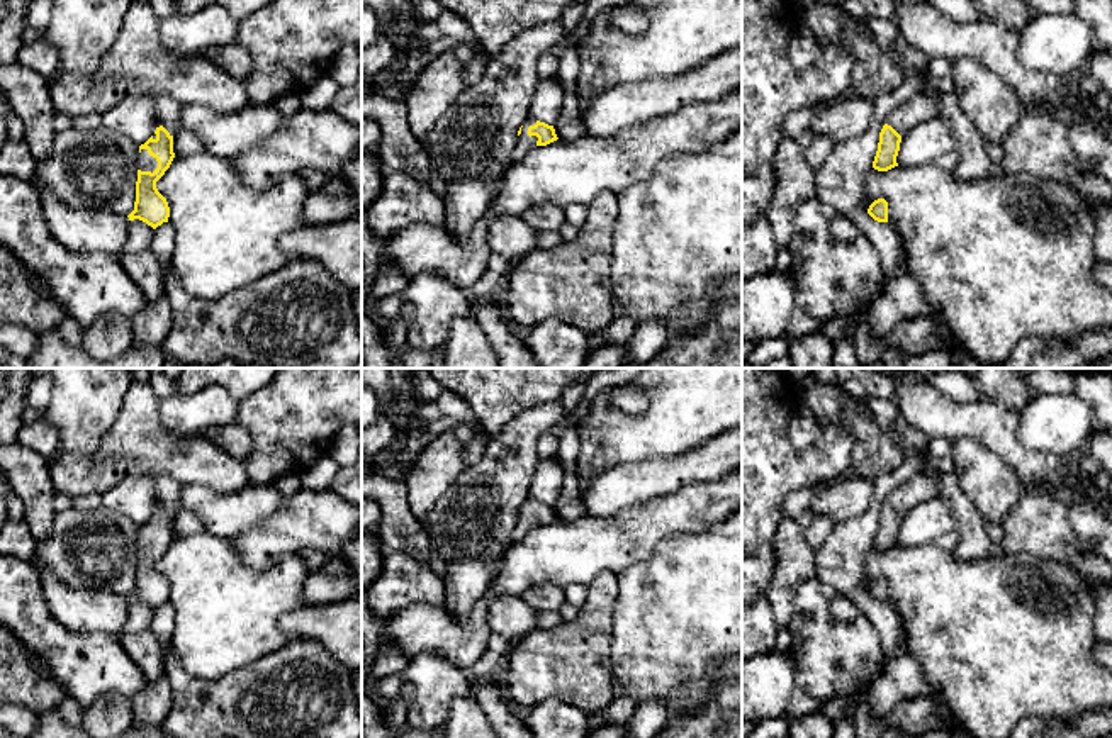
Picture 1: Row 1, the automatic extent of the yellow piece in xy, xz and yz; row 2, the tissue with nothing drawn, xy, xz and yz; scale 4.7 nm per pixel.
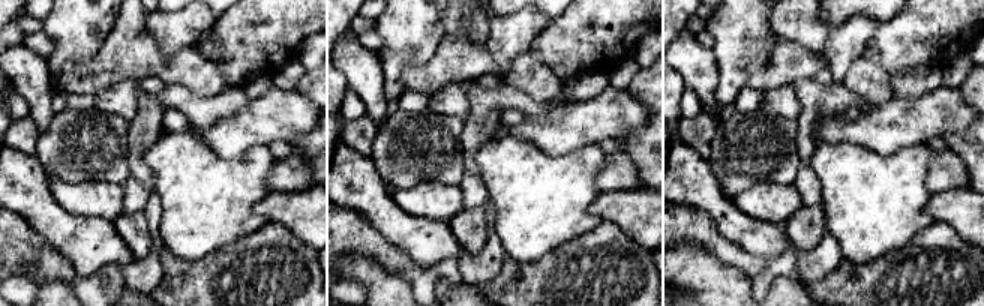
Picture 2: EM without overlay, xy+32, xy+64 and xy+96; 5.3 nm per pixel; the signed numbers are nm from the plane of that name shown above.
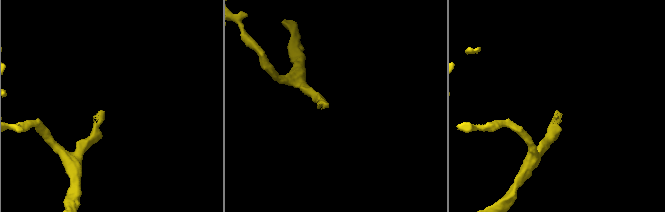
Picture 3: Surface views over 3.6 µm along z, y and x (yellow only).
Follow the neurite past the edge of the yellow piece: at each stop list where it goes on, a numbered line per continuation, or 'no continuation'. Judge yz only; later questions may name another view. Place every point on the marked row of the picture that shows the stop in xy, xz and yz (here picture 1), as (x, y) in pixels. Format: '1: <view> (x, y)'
1: yz (919, 109)

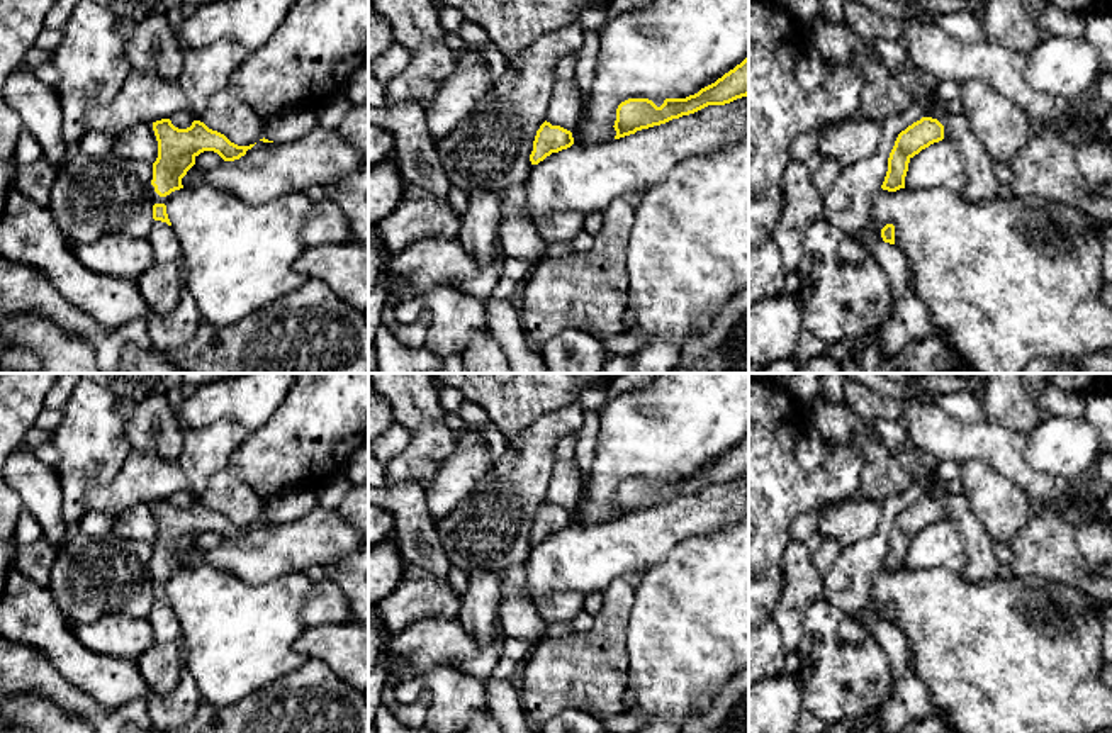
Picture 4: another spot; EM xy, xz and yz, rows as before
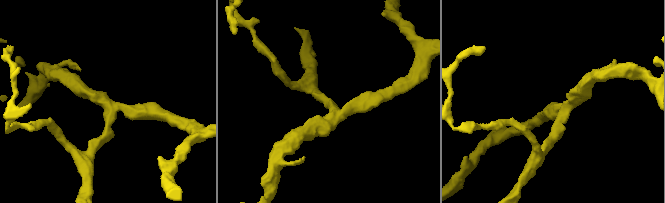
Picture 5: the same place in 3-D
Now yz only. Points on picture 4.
no continuation

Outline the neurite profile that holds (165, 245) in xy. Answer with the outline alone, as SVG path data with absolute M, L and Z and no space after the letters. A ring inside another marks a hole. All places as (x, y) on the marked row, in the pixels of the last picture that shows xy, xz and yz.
M154 221L146 239L153 248L156 265L165 265L180 258L178 238L166 222Z

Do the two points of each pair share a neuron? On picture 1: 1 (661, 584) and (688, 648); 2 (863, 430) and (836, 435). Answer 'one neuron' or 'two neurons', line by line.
1: one neuron
2: two neurons

